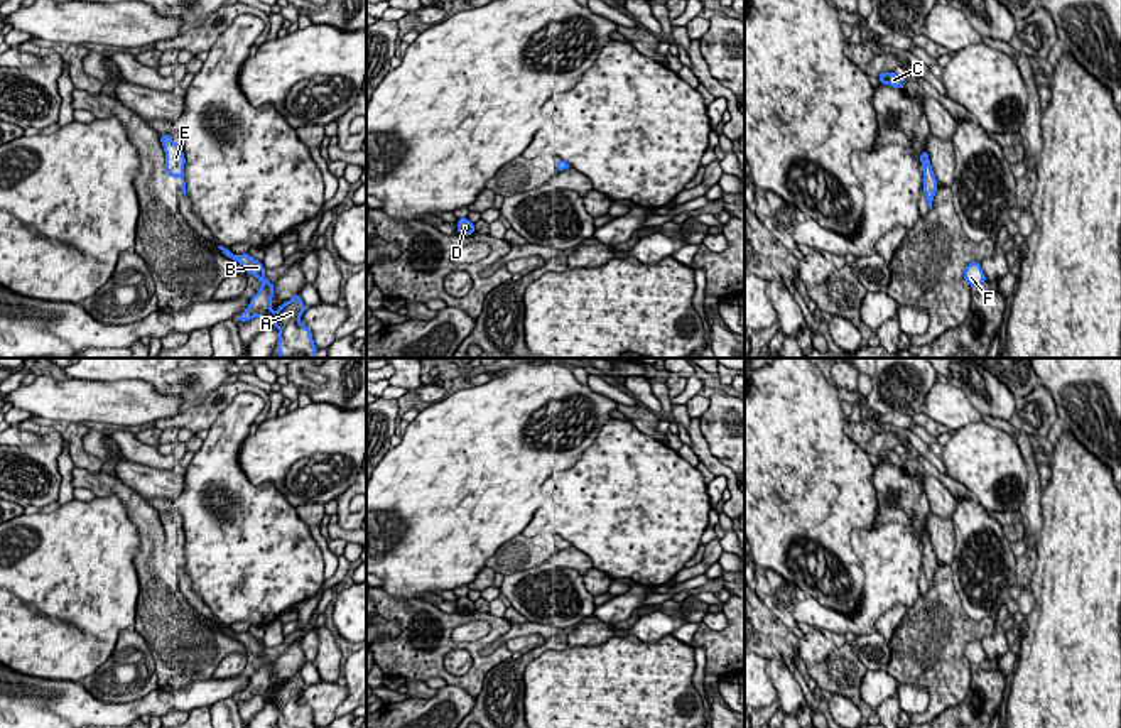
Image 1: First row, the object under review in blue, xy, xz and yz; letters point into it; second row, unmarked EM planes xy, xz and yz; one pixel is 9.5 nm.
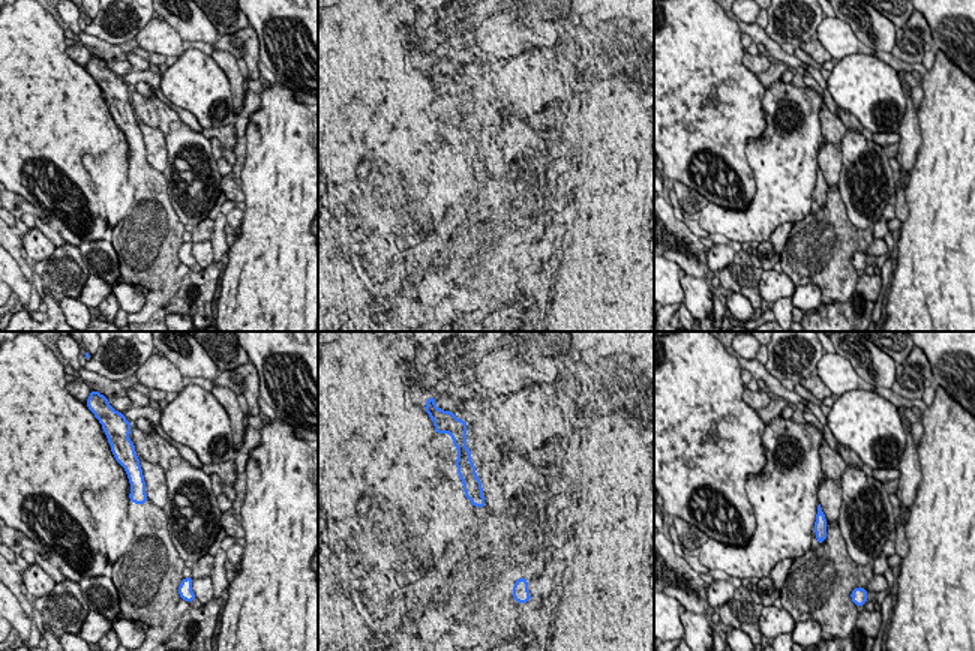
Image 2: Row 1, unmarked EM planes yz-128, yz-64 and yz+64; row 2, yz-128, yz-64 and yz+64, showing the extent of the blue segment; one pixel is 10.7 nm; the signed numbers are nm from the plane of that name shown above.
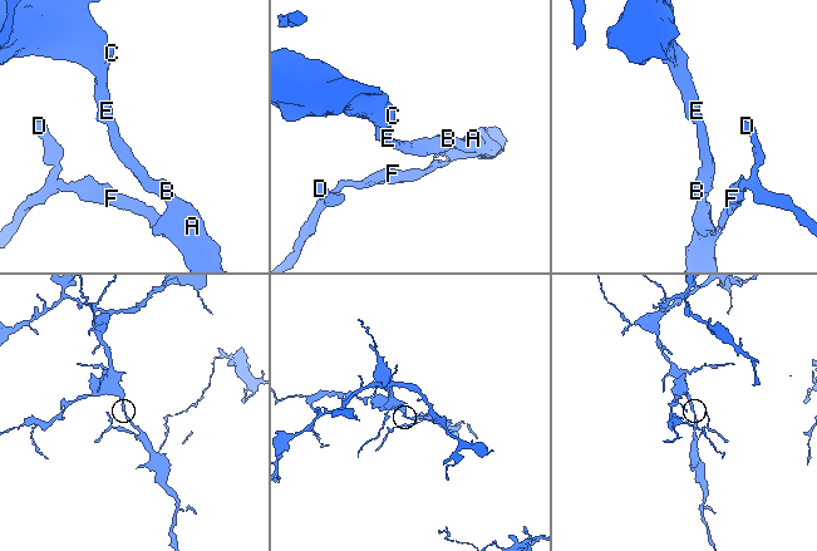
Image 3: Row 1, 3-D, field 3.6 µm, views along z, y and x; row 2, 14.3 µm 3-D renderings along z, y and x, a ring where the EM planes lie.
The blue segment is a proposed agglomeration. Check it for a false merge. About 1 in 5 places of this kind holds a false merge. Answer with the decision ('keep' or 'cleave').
keep

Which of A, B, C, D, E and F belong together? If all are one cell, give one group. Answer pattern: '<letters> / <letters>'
A B C D E F

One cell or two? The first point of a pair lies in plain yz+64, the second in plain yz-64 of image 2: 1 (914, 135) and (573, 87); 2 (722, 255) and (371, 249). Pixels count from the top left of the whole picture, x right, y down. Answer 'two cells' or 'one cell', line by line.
1: one cell
2: one cell

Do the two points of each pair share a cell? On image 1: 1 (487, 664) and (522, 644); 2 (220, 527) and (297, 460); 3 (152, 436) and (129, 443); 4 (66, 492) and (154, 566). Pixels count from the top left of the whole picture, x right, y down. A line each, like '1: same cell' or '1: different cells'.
1: different cells
2: different cells
3: different cells
4: different cells

